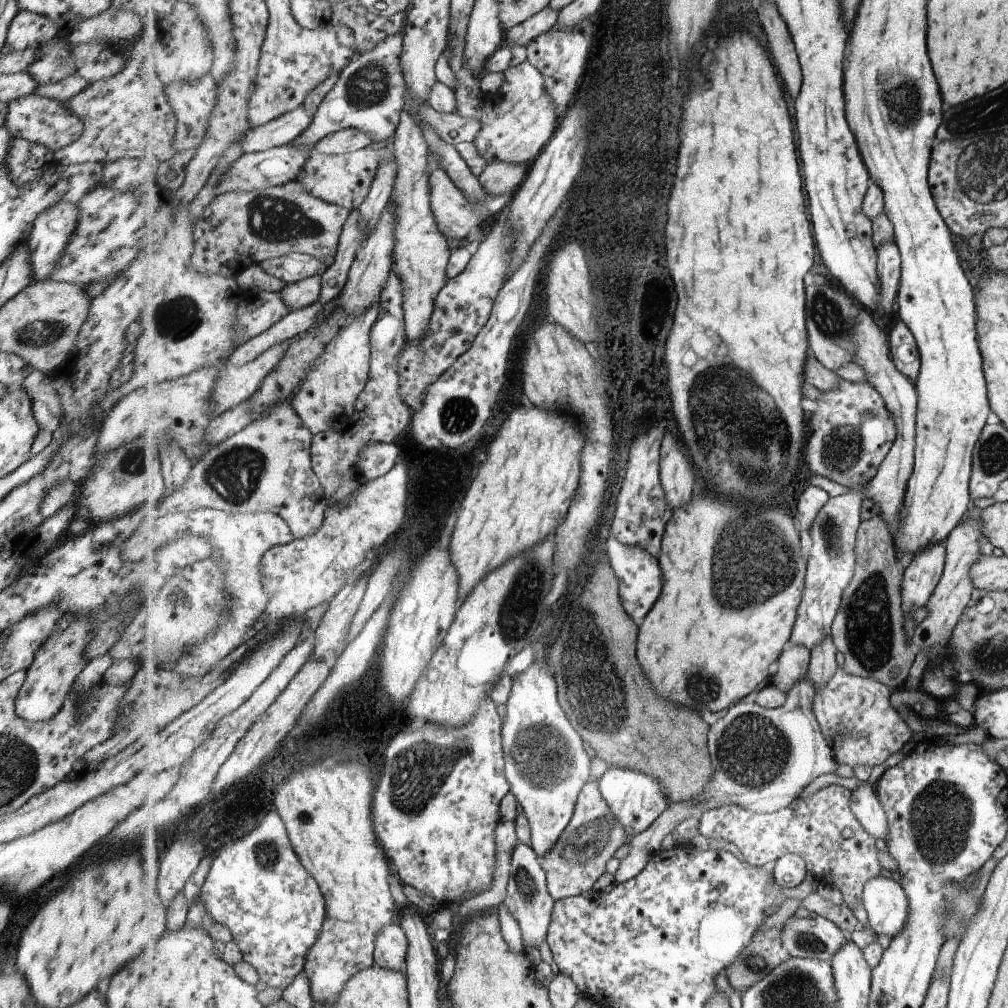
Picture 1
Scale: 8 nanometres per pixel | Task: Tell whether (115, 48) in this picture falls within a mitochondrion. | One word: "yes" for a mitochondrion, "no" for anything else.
no

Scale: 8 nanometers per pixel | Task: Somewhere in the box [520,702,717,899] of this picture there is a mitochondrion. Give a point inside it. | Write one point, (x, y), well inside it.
(592, 837)

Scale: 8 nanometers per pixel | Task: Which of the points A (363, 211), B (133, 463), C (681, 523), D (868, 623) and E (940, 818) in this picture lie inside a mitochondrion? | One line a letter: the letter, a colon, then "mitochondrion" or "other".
A: other
B: mitochondrion
C: other
D: mitochondrion
E: mitochondrion

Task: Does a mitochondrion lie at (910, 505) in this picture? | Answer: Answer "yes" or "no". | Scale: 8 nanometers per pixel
no

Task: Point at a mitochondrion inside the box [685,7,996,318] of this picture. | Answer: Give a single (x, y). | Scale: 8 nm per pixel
(901, 96)

